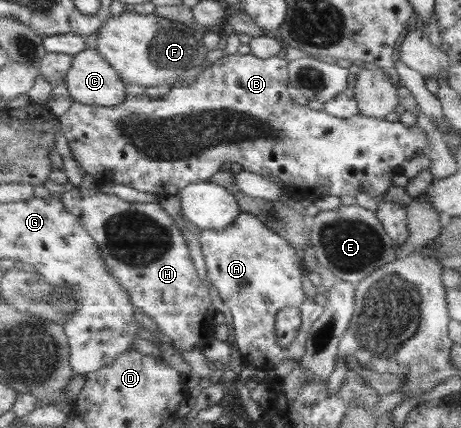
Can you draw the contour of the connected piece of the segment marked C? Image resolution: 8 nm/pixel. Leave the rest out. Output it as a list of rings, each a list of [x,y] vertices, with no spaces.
[[[95,49],[75,55],[66,82],[70,96],[77,103],[114,107],[129,98],[125,93],[129,84],[106,57]]]

